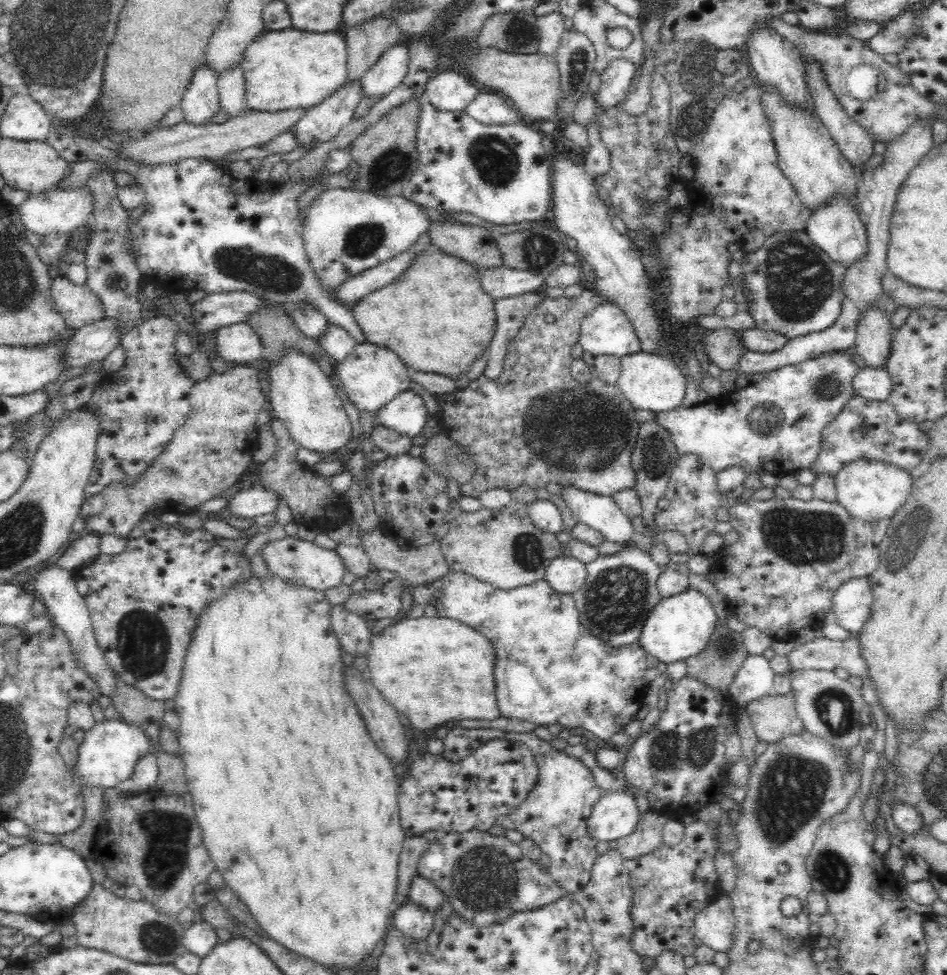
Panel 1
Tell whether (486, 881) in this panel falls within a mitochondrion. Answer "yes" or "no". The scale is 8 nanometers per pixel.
yes

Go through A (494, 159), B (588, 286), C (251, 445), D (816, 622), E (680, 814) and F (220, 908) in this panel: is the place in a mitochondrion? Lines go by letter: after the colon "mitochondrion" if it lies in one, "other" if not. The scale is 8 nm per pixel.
A: mitochondrion
B: other
C: other
D: other
E: other
F: other

